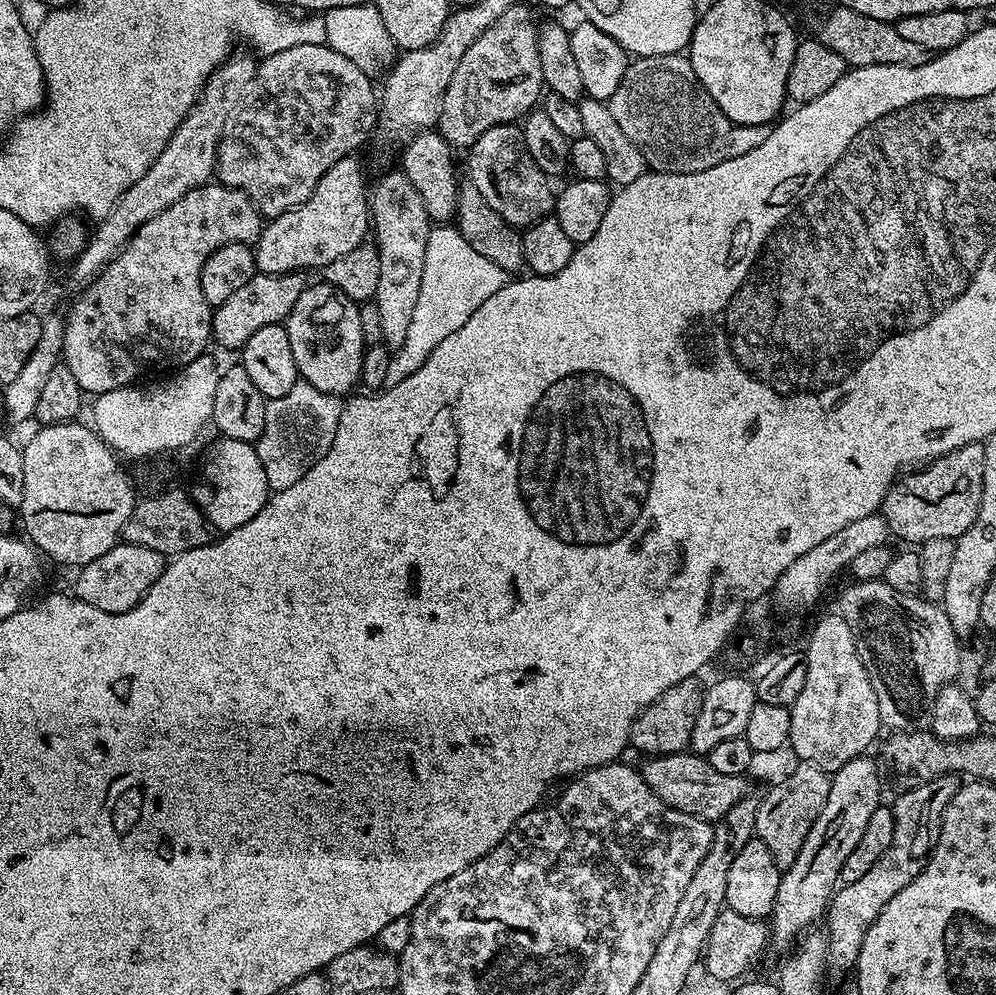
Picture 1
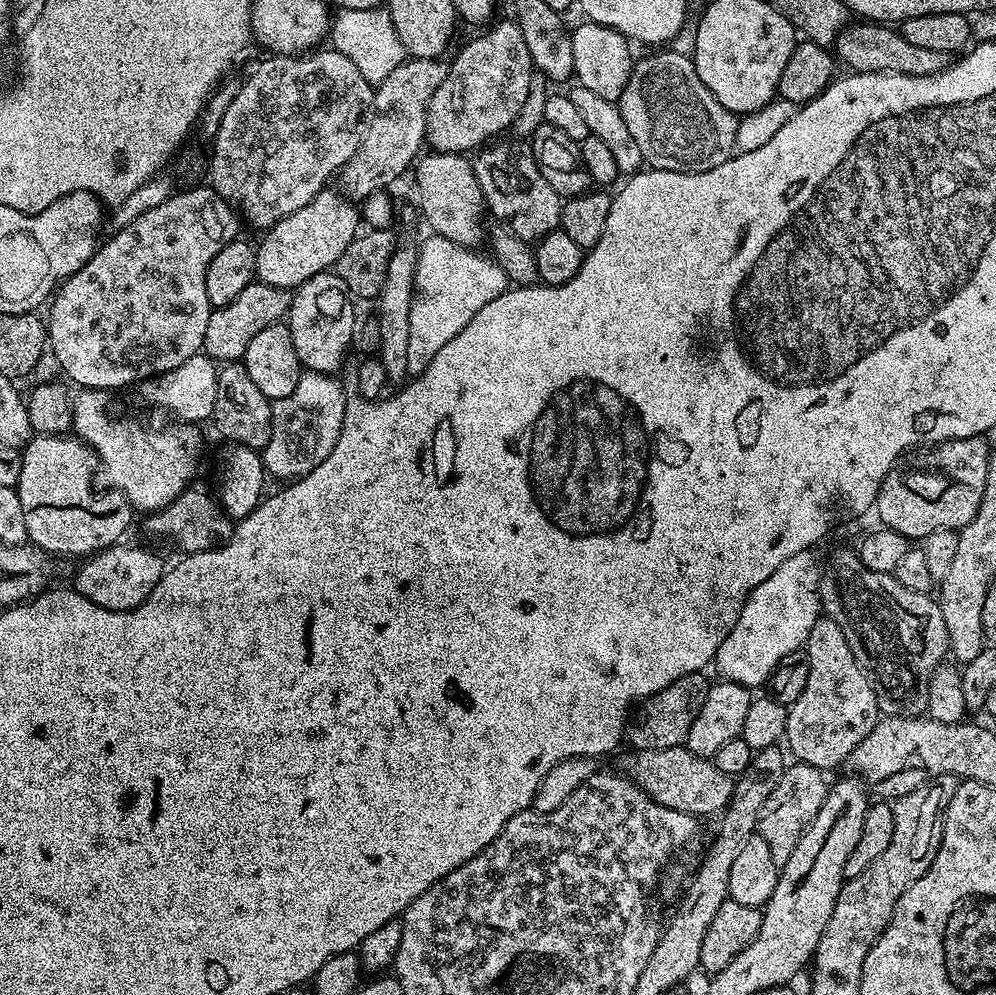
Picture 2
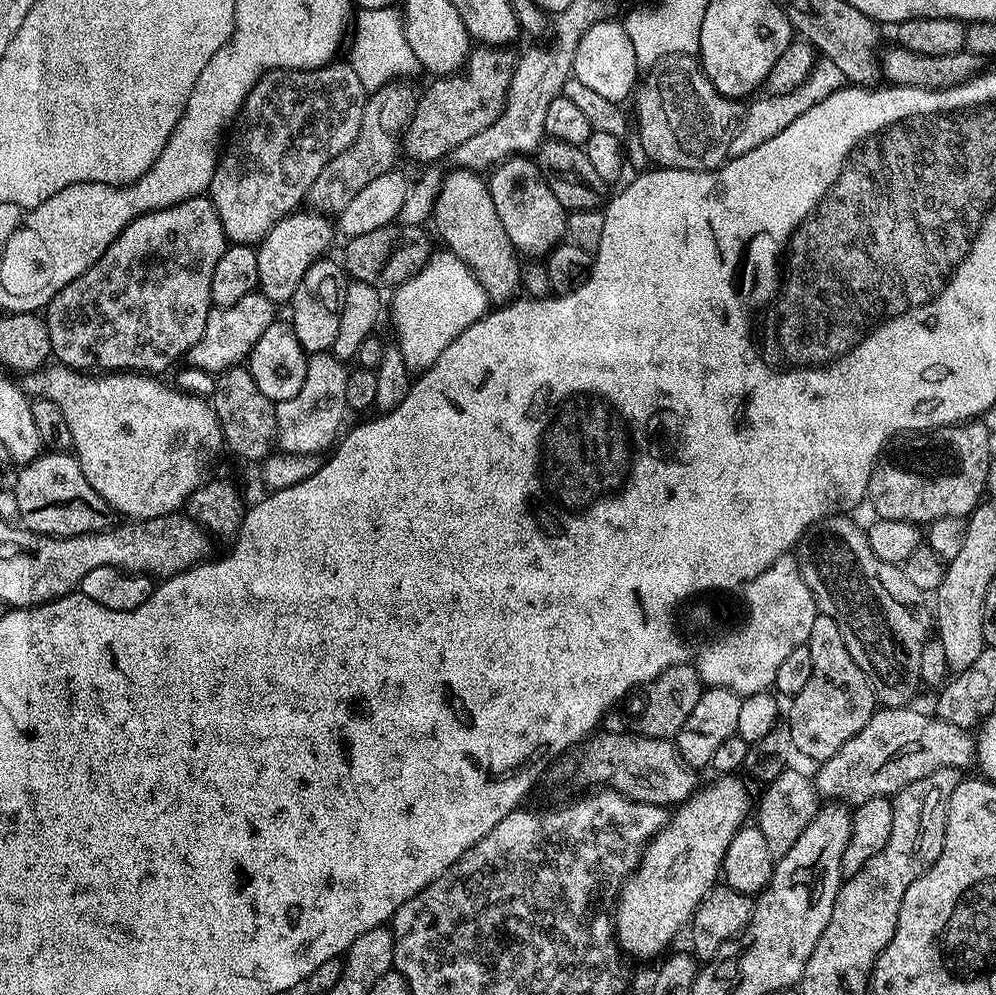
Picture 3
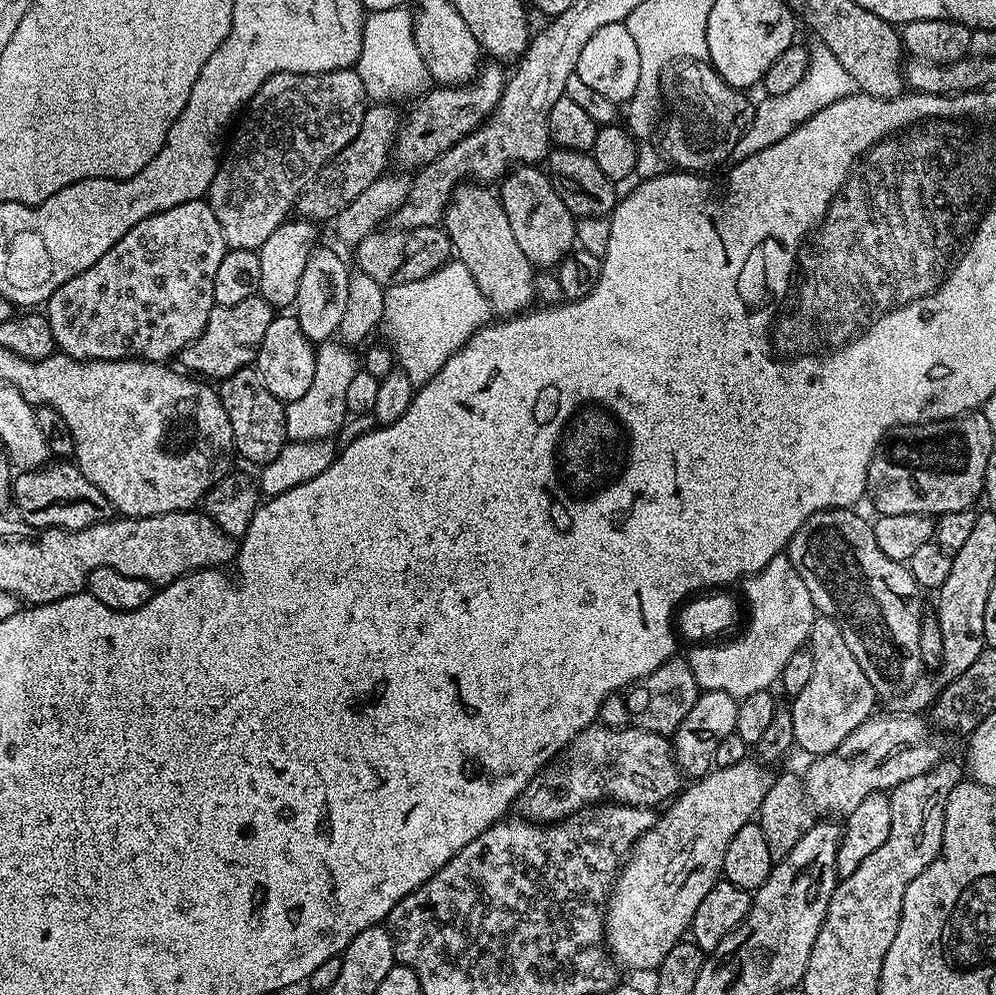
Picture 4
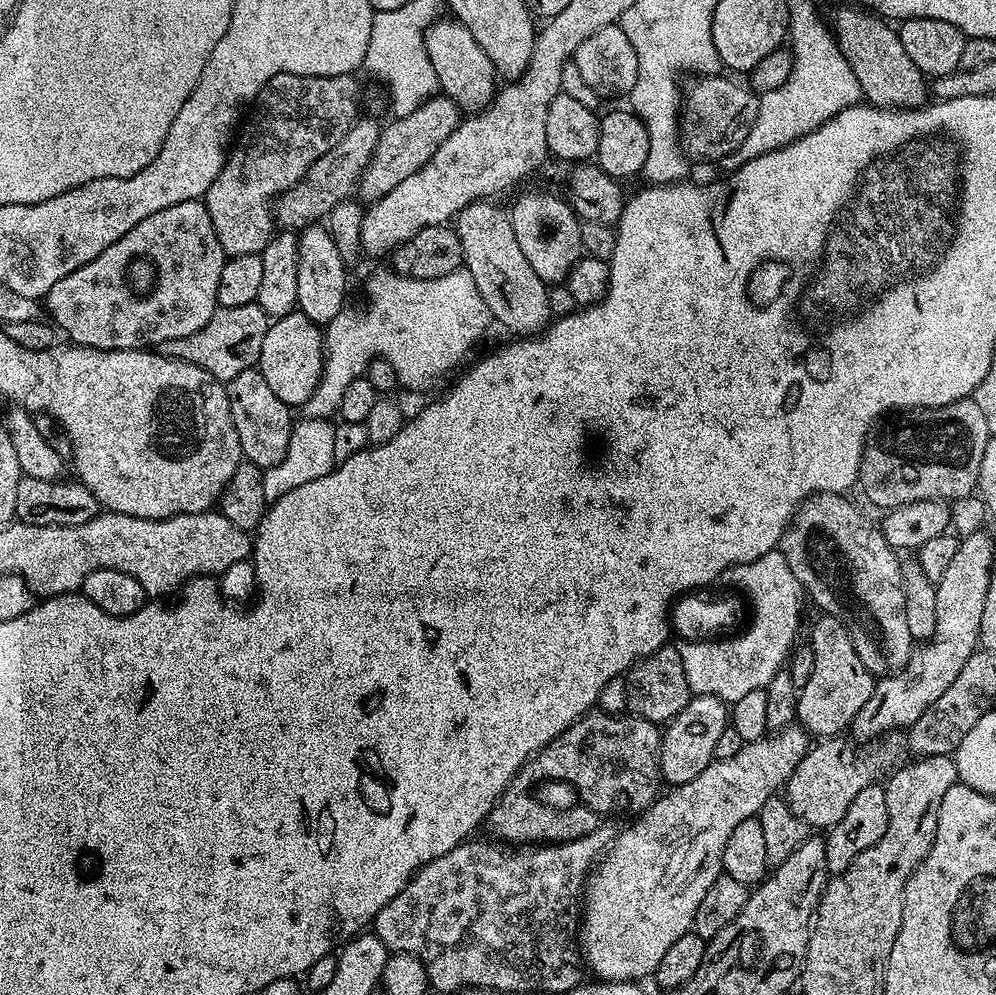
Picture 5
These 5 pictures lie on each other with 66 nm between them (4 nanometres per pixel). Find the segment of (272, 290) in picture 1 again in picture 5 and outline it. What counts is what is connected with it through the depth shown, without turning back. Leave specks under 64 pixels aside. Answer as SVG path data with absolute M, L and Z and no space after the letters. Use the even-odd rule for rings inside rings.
M257 303L246 306L217 307L216 313L194 334L186 338L178 338L166 342L162 346L165 356L173 356L175 360L185 360L194 366L202 366L214 379L227 382L238 378L242 370L250 370L260 363L262 342L266 338L266 330L270 317L261 310Z

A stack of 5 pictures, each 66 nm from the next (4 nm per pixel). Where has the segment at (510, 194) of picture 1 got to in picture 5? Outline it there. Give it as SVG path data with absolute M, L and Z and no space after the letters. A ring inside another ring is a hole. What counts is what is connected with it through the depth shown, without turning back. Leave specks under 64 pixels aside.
M524 192L510 207L510 219L518 246L526 254L526 262L534 266L534 274L549 286L560 286L567 281L572 268L582 258L581 219L567 199L551 196L548 192Z

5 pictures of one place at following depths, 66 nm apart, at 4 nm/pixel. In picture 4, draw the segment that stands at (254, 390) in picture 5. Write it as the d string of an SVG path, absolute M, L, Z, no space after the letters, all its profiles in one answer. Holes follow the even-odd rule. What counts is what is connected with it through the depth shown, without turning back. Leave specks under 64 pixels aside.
M249 366L238 370L233 376L219 381L218 395L220 405L226 410L232 443L237 453L241 452L250 463L255 466L269 464L278 454L288 440L286 426L284 425L285 405L266 386L260 378L260 373L255 367Z

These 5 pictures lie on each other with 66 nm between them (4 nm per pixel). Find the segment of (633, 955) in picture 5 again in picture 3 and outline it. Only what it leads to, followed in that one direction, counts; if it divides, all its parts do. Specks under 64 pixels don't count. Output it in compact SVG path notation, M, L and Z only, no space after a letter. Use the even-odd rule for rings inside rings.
M739 775L720 776L710 787L696 793L675 809L670 823L666 824L655 839L648 843L640 867L625 881L619 904L614 910L616 936L625 953L634 956L656 956L676 935L680 927L693 919L702 900L717 883L721 873L724 855L737 829L750 816L748 788Z

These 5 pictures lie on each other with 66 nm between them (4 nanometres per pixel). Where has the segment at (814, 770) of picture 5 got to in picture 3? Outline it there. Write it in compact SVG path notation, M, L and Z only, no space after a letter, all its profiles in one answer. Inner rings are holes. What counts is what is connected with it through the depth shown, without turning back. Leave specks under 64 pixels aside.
M916 706L881 707L838 754L817 767L820 769L814 772L814 783L821 797L855 806L870 798L891 798L910 782L918 782L918 778L926 778L939 768L967 770L977 760L978 744L969 729L954 726L936 714L927 716Z

